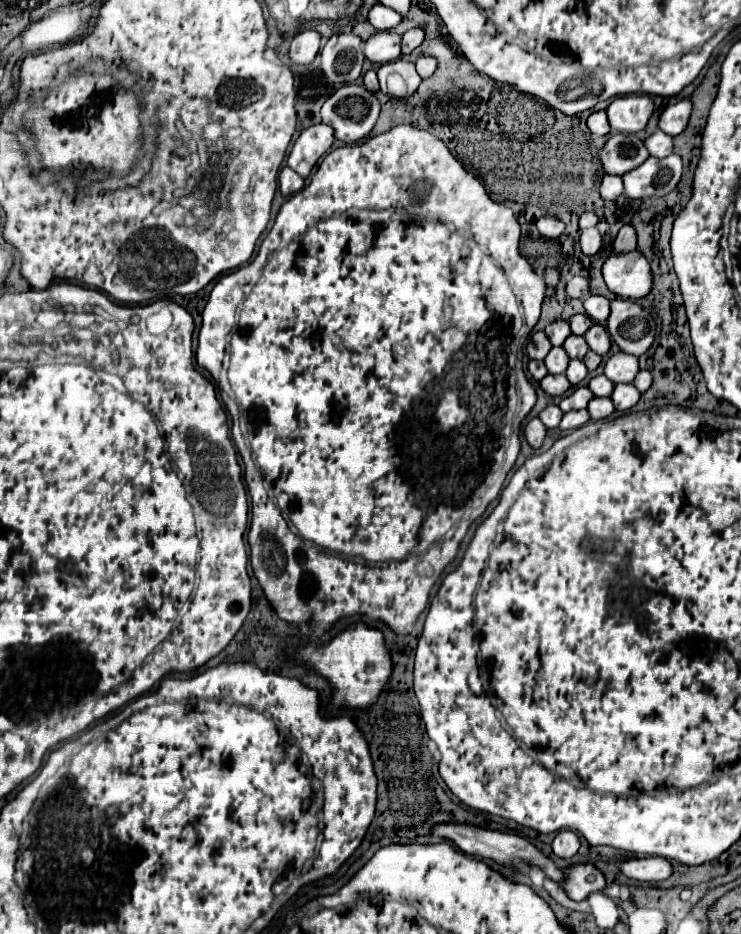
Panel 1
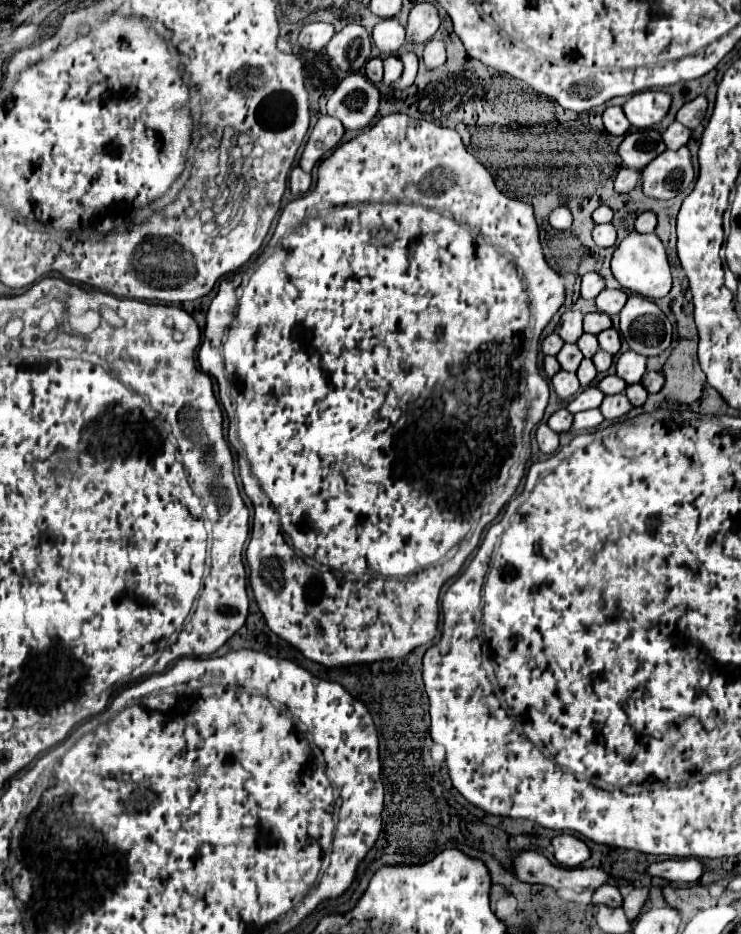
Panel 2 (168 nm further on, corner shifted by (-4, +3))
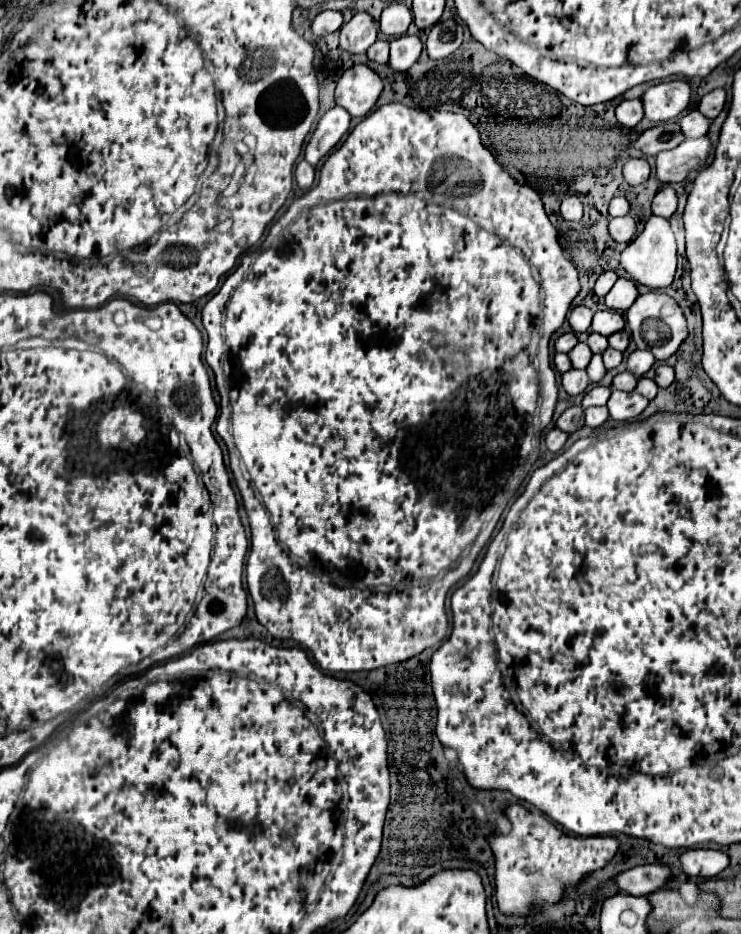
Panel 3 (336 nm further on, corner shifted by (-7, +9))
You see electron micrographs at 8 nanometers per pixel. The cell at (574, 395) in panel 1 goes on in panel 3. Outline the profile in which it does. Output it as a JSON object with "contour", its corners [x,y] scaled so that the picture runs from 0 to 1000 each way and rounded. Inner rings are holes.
{"contour":[[[803,412],[798,419],[792,419],[792,421],[787,423],[784,436],[792,438],[792,436],[798,436],[798,434],[816,434],[819,427],[822,427],[822,421],[825,421],[822,414],[816,414],[816,412]]]}

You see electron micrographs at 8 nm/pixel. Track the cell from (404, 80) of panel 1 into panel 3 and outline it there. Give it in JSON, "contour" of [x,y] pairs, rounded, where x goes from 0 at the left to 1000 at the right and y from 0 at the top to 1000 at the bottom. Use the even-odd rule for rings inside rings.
{"contour":[[[544,37],[538,42],[528,44],[528,61],[525,61],[525,72],[530,76],[547,78],[568,59],[568,42],[560,37]]]}

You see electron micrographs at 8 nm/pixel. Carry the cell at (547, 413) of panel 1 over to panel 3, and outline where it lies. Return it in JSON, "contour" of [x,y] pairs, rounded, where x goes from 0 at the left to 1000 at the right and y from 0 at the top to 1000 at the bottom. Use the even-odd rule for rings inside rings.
{"contour":[[[768,436],[757,442],[757,446],[752,449],[752,457],[762,464],[773,464],[779,459],[784,459],[789,455],[787,449],[787,438],[784,436]]]}

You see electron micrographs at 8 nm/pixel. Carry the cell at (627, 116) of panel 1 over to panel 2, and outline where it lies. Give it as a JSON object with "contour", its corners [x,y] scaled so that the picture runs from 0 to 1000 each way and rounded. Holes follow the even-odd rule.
{"contour":[[[869,97],[858,100],[842,110],[842,121],[853,136],[858,138],[877,138],[880,134],[891,132],[907,112],[907,102],[899,97]]]}

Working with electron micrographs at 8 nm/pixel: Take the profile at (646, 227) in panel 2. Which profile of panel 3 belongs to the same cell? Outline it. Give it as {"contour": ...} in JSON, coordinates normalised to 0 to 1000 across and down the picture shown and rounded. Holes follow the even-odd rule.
{"contour":[[[895,200],[884,209],[884,213],[879,217],[881,230],[889,230],[889,232],[903,234],[911,228],[911,224],[914,224],[914,207],[911,207],[911,202],[908,200]]]}

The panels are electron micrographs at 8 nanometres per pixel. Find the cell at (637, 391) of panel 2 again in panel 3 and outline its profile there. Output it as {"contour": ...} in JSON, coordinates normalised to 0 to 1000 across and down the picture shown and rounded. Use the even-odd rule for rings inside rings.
{"contour":[[[865,404],[860,408],[860,414],[857,414],[857,419],[865,421],[868,425],[873,425],[873,427],[881,427],[887,423],[887,416],[889,416],[887,410],[881,406],[876,406],[876,404]]]}

